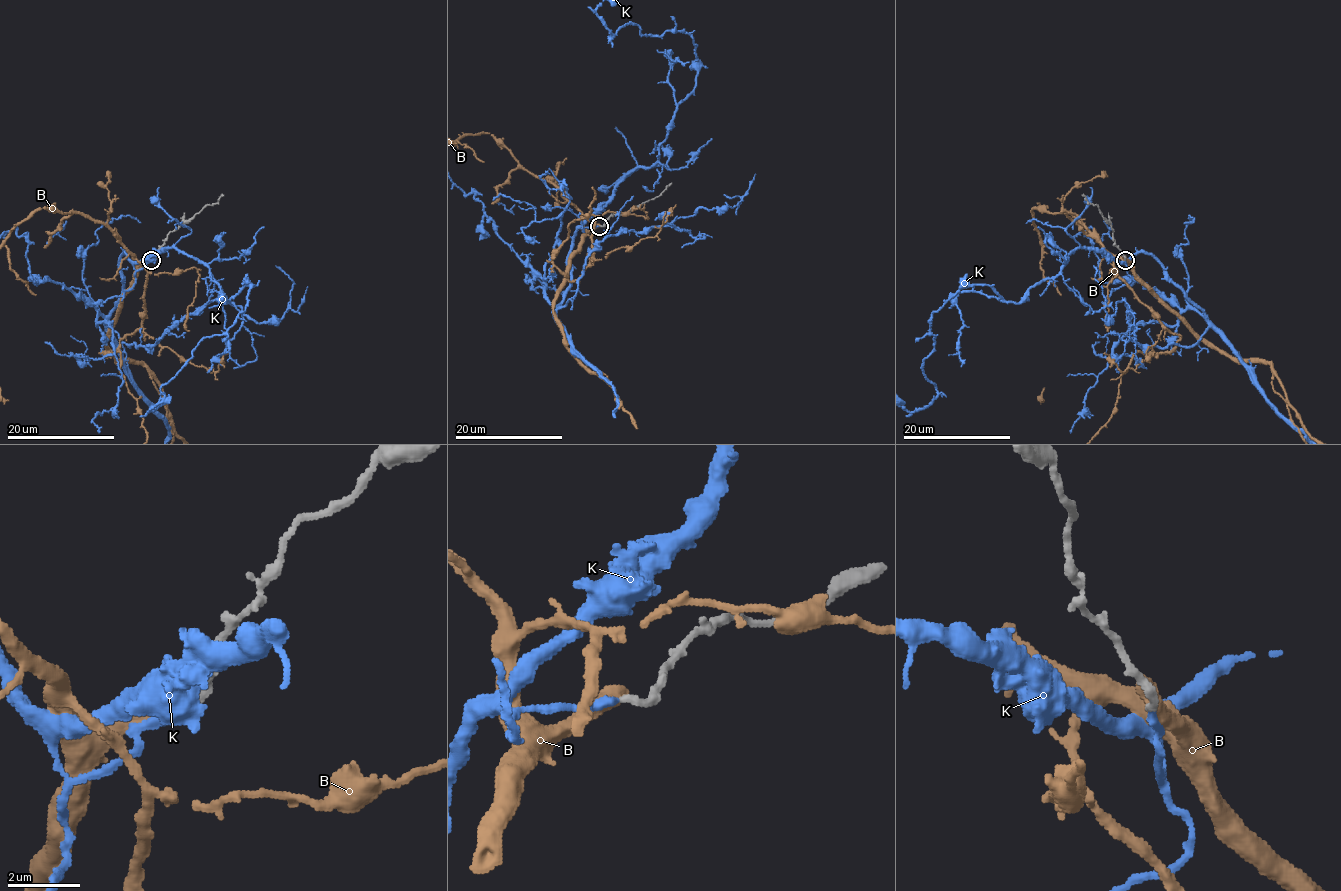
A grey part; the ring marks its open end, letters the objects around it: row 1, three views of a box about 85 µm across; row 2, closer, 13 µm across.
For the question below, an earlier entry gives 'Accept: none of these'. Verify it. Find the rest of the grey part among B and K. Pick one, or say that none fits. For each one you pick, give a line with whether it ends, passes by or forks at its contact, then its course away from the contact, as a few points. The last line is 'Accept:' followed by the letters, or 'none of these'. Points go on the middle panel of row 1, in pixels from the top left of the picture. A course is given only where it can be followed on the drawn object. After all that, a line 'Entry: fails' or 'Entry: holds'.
K: It ends there
Accept: K
Entry: fails

